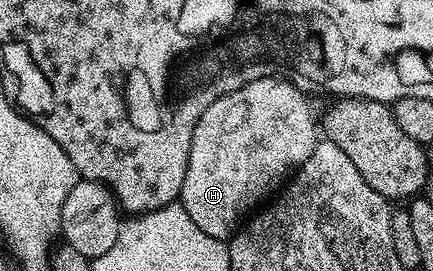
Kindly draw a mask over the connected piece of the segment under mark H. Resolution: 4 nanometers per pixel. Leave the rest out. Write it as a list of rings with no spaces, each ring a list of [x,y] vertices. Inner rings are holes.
[[[274,76],[248,82],[243,88],[215,100],[215,104],[211,104],[211,108],[199,116],[199,124],[195,124],[191,140],[191,156],[181,198],[187,216],[191,216],[191,220],[195,220],[195,224],[207,232],[207,236],[228,239],[238,229],[239,216],[256,211],[262,203],[272,199],[290,181],[291,176],[301,169],[307,156],[311,156],[316,148],[319,141],[318,119],[317,122],[313,119],[313,110],[304,92],[292,86],[297,85],[292,81],[285,81],[289,80]]]

